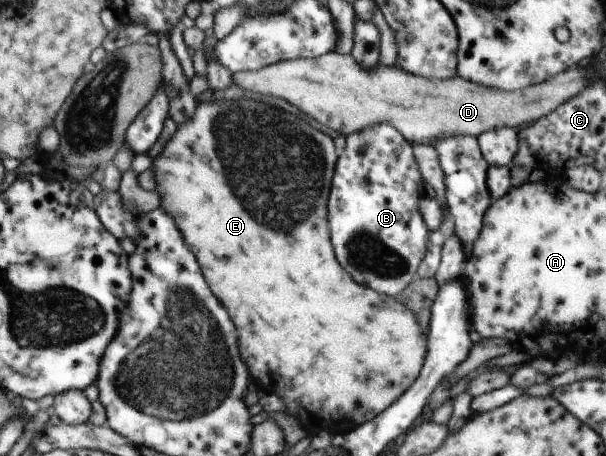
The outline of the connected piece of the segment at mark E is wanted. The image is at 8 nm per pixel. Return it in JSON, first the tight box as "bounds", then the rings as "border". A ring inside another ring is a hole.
{"bounds":[149,93,428,429],"border":[[[208,93],[198,99],[190,119],[177,125],[172,137],[165,141],[162,150],[156,157],[151,158],[149,169],[154,174],[153,191],[159,198],[158,208],[173,218],[180,235],[184,237],[185,244],[196,255],[198,265],[201,266],[201,274],[206,277],[206,281],[210,281],[210,289],[218,293],[215,295],[218,301],[222,301],[226,313],[234,317],[234,325],[238,325],[240,356],[260,389],[276,394],[283,401],[284,412],[287,414],[292,414],[298,421],[317,423],[322,429],[332,427],[336,421],[342,419],[350,421],[355,426],[366,423],[378,413],[384,412],[394,400],[400,399],[416,382],[428,347],[428,337],[422,333],[420,323],[405,305],[396,298],[379,294],[369,286],[358,284],[336,261],[326,227],[326,197],[336,163],[332,139],[282,109],[270,107],[260,101],[244,99],[244,96],[227,100],[221,98]]]}

